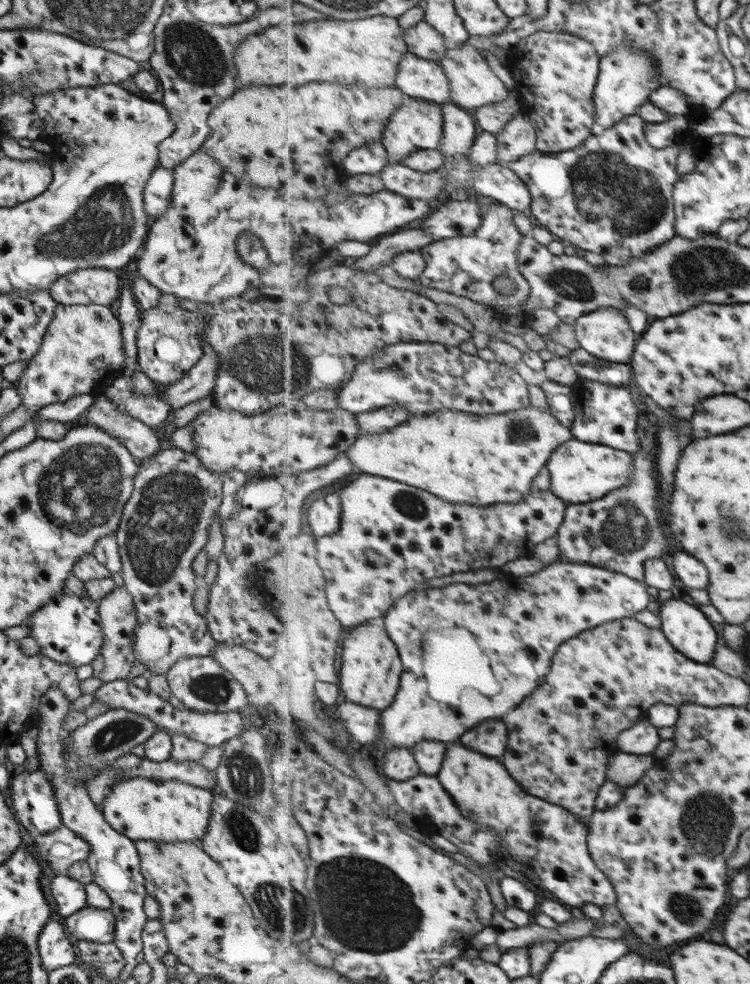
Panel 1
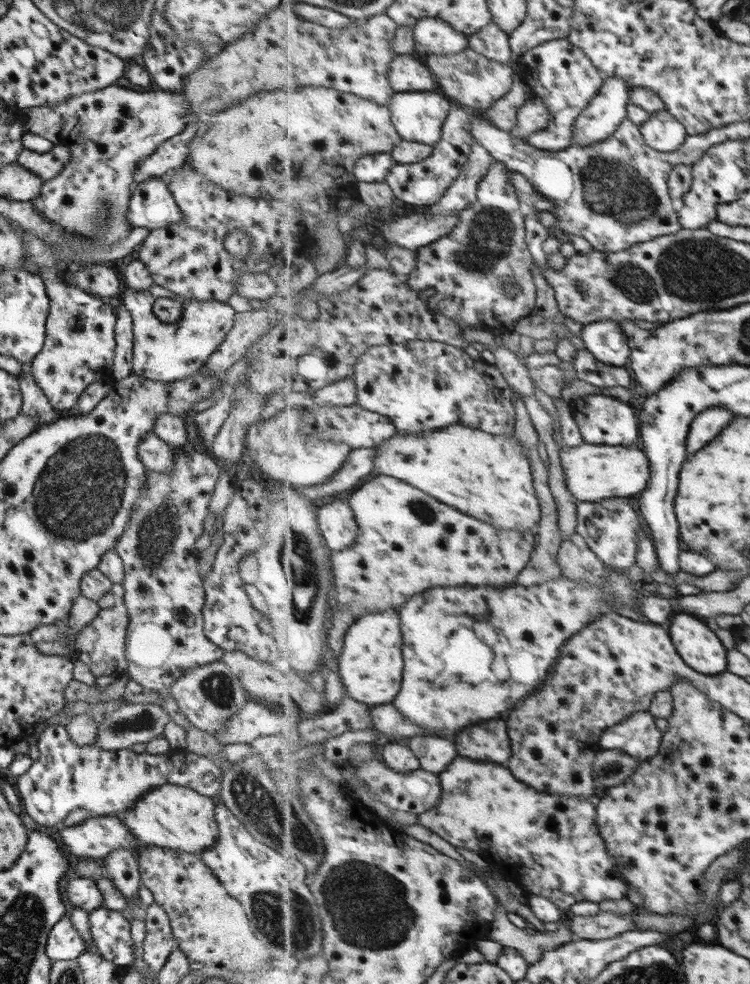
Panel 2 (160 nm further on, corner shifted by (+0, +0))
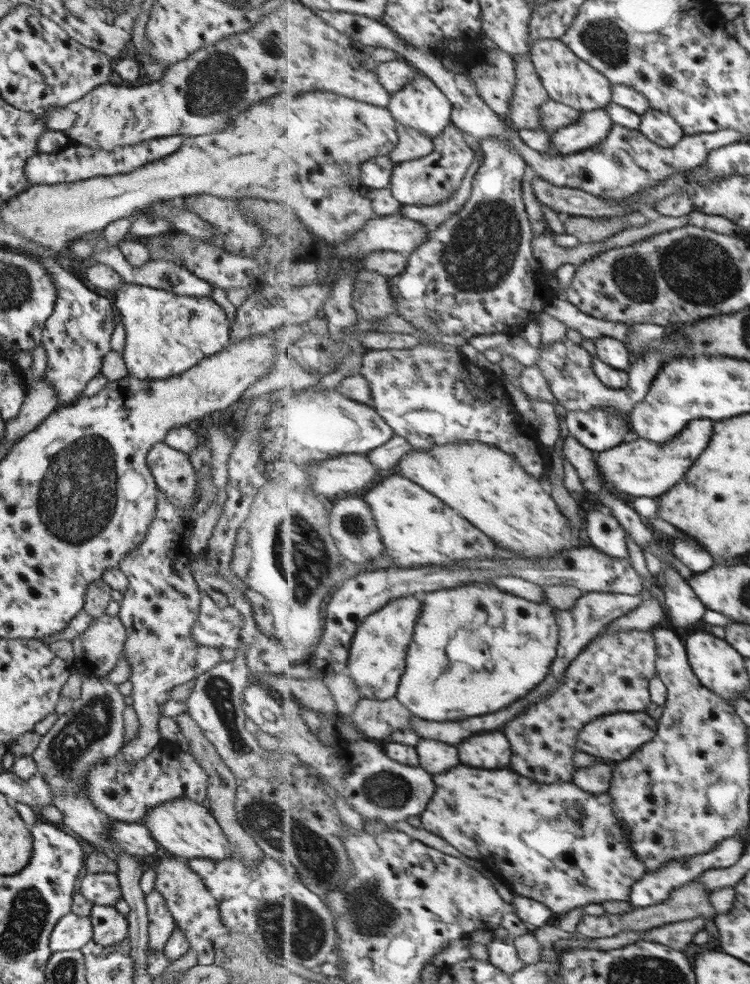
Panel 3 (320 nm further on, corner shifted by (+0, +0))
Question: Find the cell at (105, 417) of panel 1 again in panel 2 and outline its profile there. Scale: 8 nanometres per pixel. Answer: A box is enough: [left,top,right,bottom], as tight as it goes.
[136,432,177,473]

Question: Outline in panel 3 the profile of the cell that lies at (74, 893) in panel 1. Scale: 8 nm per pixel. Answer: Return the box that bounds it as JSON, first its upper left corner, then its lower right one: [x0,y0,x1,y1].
[79,873,122,906]

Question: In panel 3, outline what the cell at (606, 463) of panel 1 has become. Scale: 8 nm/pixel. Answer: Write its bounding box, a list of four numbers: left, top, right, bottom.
[596,419,713,499]

